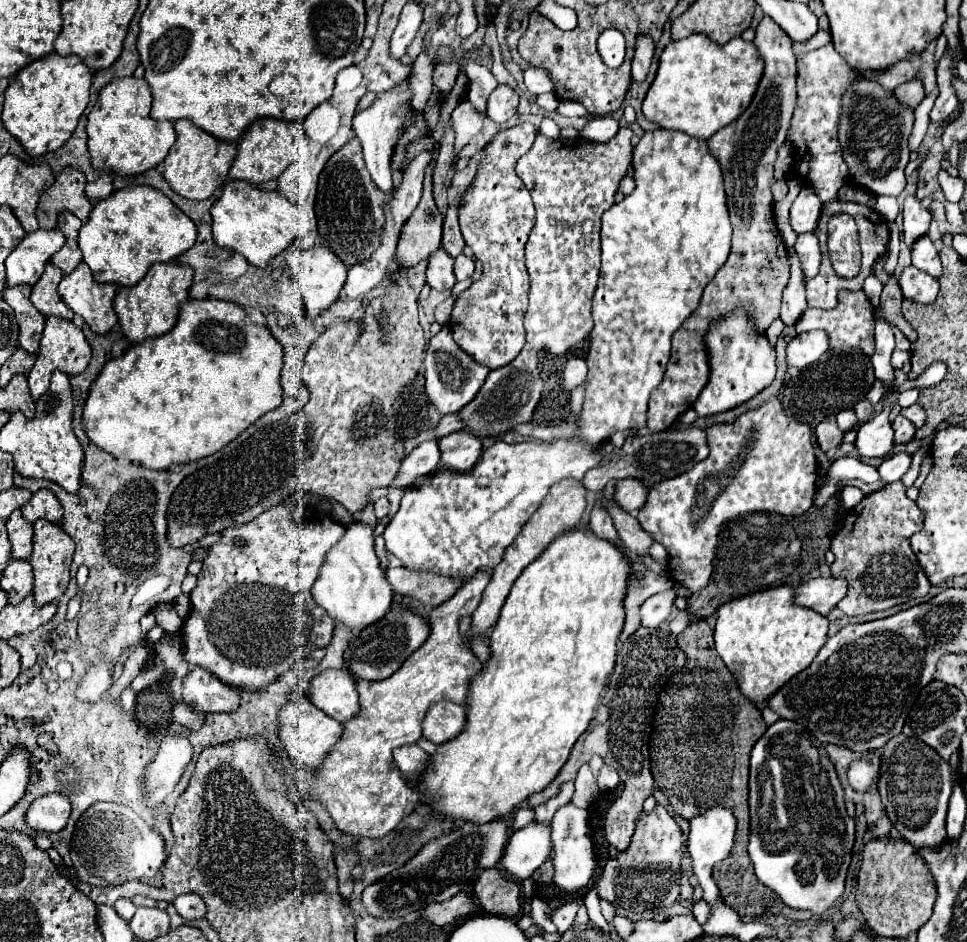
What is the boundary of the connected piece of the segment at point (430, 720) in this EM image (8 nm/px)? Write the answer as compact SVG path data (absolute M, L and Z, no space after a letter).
M436 702L424 722L424 738L428 738L432 744L442 746L456 738L460 732L464 732L466 726L466 708L454 702Z

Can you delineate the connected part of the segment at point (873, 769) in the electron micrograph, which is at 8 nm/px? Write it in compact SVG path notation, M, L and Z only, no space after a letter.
M880 750L864 754L860 760L854 760L848 768L848 782L856 792L866 794L872 786L878 784L880 776Z

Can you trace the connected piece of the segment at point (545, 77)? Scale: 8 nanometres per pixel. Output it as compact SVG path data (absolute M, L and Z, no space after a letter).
M528 66L524 70L524 84L526 84L528 92L534 94L534 96L546 94L546 92L554 92L552 76L546 70L540 70L536 66Z

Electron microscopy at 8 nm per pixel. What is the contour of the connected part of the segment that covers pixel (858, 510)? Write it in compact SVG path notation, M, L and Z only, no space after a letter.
M890 482L878 492L866 494L858 506L846 512L842 528L832 538L830 550L836 560L830 566L832 576L848 578L848 594L838 608L848 616L886 610L902 604L904 596L922 598L930 590L930 582L910 550L910 536L922 530L924 512L906 496L902 482Z

